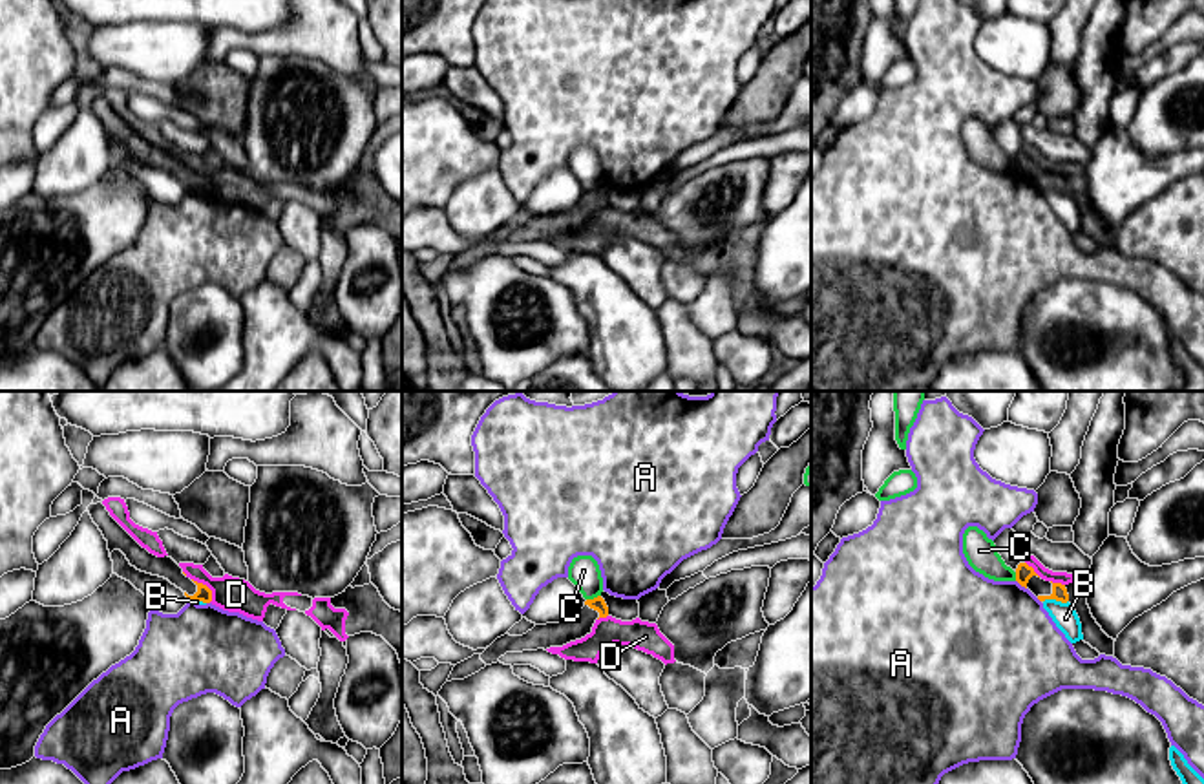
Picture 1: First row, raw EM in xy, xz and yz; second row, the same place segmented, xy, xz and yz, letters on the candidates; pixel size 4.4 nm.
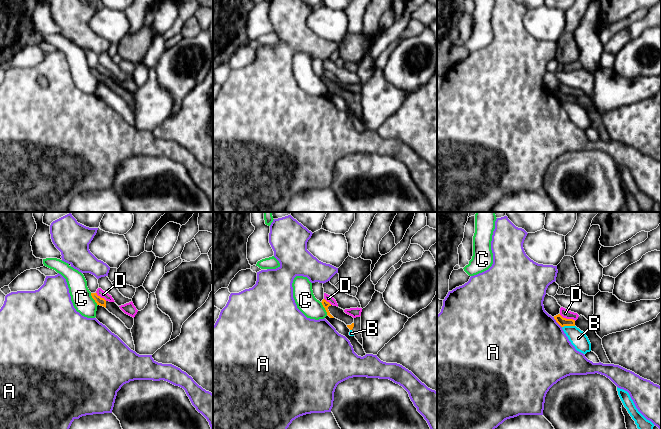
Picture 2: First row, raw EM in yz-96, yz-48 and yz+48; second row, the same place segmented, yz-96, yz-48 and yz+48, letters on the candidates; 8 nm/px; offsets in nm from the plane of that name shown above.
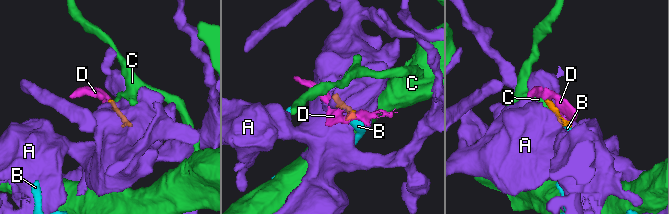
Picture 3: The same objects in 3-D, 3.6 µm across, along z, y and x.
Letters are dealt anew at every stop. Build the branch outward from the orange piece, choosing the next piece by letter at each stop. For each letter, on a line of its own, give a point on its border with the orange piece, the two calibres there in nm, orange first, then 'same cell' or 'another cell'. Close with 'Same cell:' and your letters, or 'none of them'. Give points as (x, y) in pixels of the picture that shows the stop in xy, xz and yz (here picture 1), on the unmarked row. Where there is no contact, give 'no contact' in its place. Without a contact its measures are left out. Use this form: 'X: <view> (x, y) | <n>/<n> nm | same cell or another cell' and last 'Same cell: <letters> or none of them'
A: yz (1022, 176) | 80/480 nm | another cell
B: yz (1055, 189) | 60/110 nm | another cell
C: xz (594, 189) | 70/140 nm | another cell
D: xy (207, 178) | 70/150 nm | another cell
Same cell: none of them

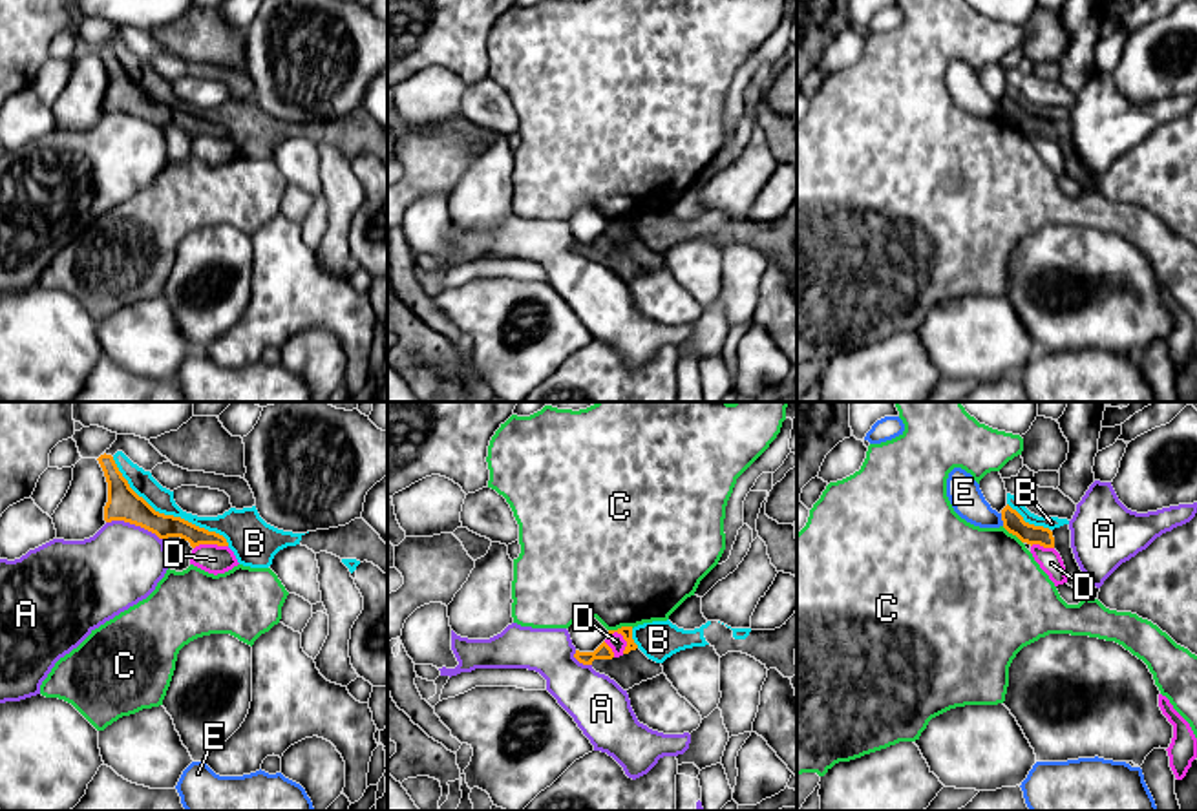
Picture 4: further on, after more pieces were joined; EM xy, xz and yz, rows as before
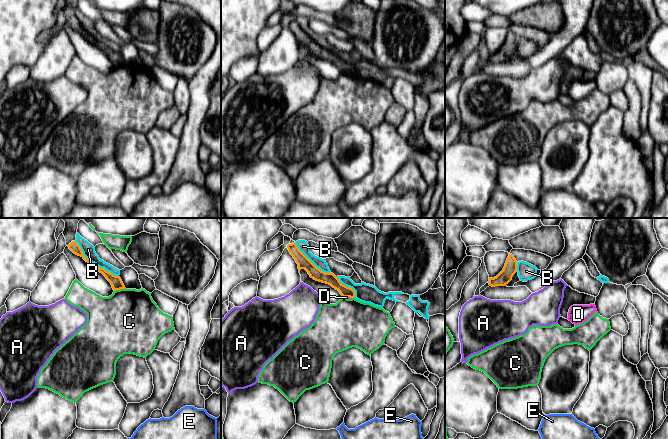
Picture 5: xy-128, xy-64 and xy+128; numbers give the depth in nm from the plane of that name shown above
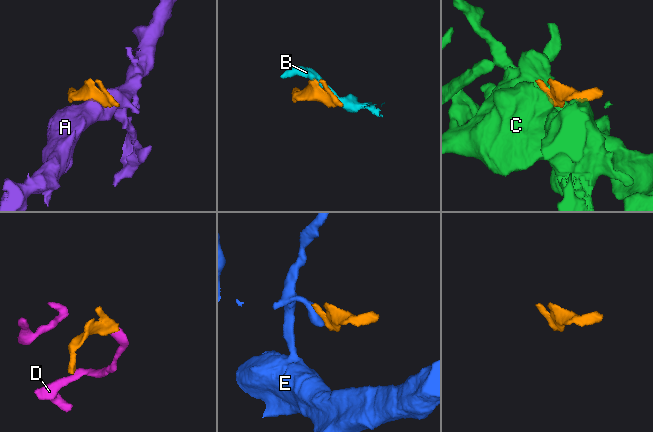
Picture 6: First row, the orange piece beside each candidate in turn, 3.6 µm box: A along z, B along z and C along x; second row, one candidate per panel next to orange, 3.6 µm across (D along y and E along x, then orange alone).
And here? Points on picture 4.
A: xy (136, 115) | 140/360 nm | another cell
B: xy (167, 106) | 140/110 nm | another cell
C: xz (622, 218) | 50/500 nm | another cell
D: xy (211, 134) | 100/130 nm | another cell
E: yz (1002, 110) | 90/150 nm | another cell
Same cell: none of them

